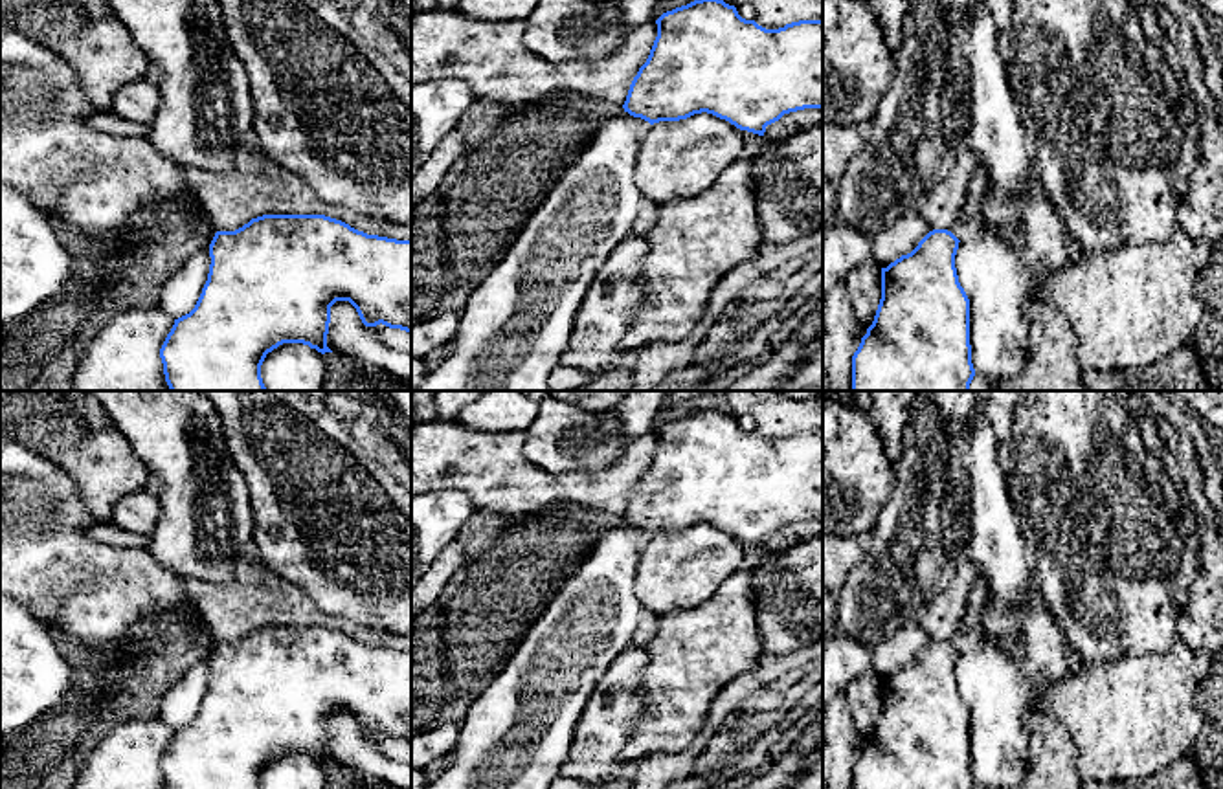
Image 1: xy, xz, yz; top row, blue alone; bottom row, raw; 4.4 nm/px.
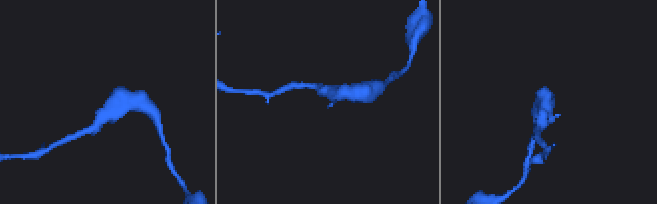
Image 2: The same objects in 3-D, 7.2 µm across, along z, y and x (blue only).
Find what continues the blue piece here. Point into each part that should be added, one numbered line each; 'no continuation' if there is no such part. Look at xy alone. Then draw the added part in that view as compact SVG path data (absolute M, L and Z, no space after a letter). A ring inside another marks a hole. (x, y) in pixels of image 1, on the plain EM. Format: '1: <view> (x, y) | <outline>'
no continuation

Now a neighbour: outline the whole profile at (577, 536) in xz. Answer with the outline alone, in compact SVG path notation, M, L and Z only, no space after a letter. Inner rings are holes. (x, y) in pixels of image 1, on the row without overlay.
M556 503L529 516L472 514L455 538L461 567L439 598L411 618L411 738L443 725L461 725L470 703L507 664L531 622L595 539L623 523L623 517L578 503Z

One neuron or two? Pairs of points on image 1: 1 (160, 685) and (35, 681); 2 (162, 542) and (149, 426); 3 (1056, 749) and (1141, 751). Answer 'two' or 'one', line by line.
1: two
2: one
3: two

